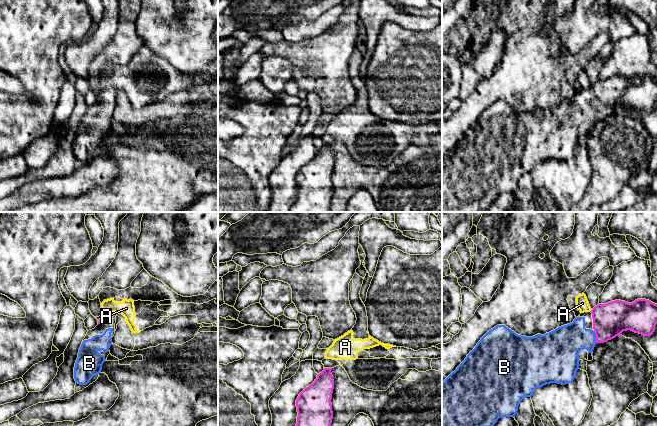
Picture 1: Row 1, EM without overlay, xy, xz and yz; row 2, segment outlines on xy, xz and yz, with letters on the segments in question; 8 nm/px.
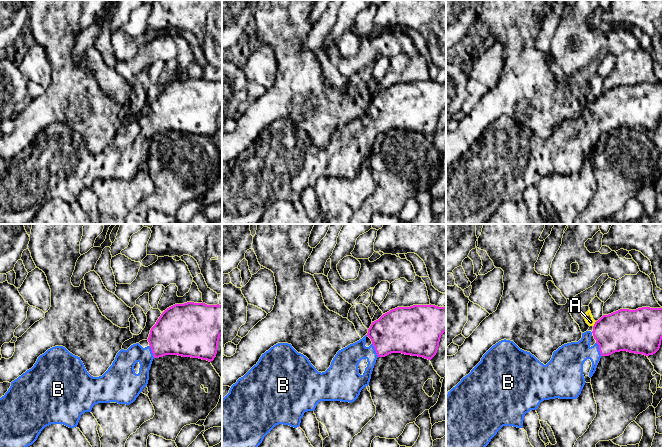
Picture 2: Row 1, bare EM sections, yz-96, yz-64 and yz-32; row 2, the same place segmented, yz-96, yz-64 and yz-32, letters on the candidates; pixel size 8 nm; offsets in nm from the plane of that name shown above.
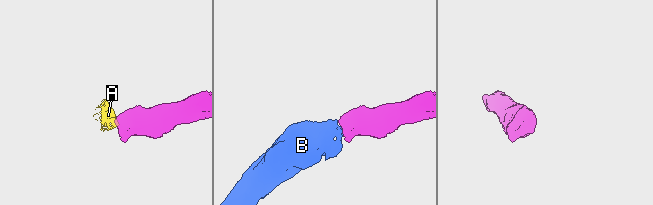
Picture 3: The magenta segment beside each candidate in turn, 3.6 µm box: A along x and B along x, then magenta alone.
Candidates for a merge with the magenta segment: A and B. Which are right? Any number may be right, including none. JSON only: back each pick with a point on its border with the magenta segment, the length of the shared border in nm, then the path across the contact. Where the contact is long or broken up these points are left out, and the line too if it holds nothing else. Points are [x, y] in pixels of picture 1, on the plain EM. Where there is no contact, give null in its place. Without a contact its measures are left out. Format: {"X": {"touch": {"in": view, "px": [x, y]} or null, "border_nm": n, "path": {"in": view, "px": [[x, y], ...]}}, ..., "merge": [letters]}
{"B": {"touch": {"in": "yz", "px": [596, 113]}, "border_nm": 100, "path": {"in": "yz", "px": [[609, 96], [606, 103], [596, 113], [572, 114], [566, 118]]}}, "merge": ["B"]}

